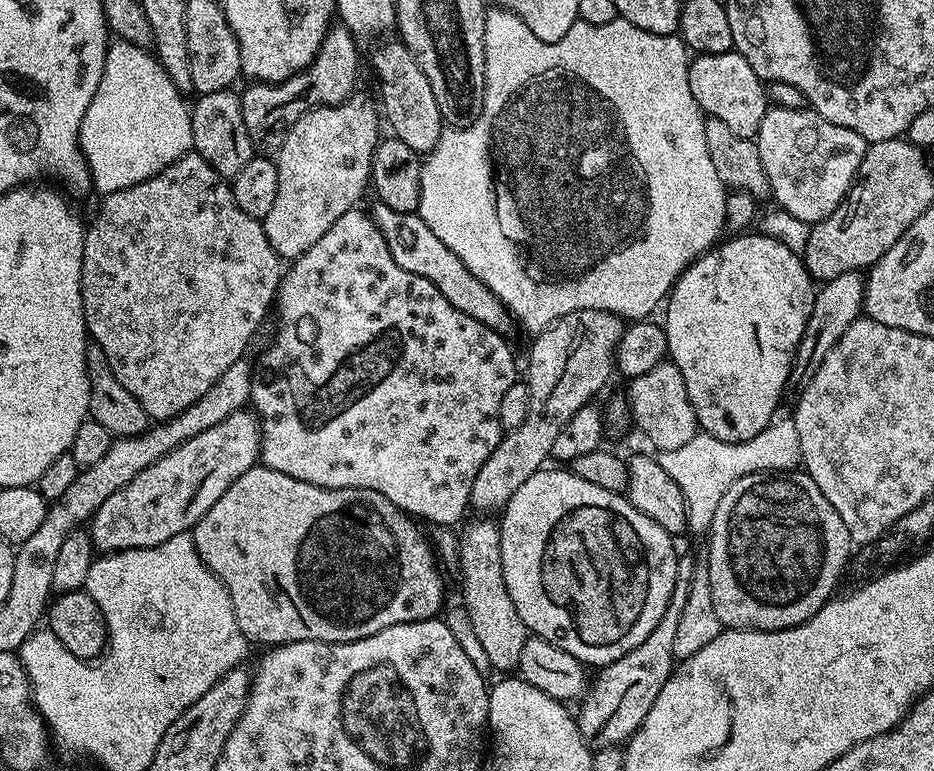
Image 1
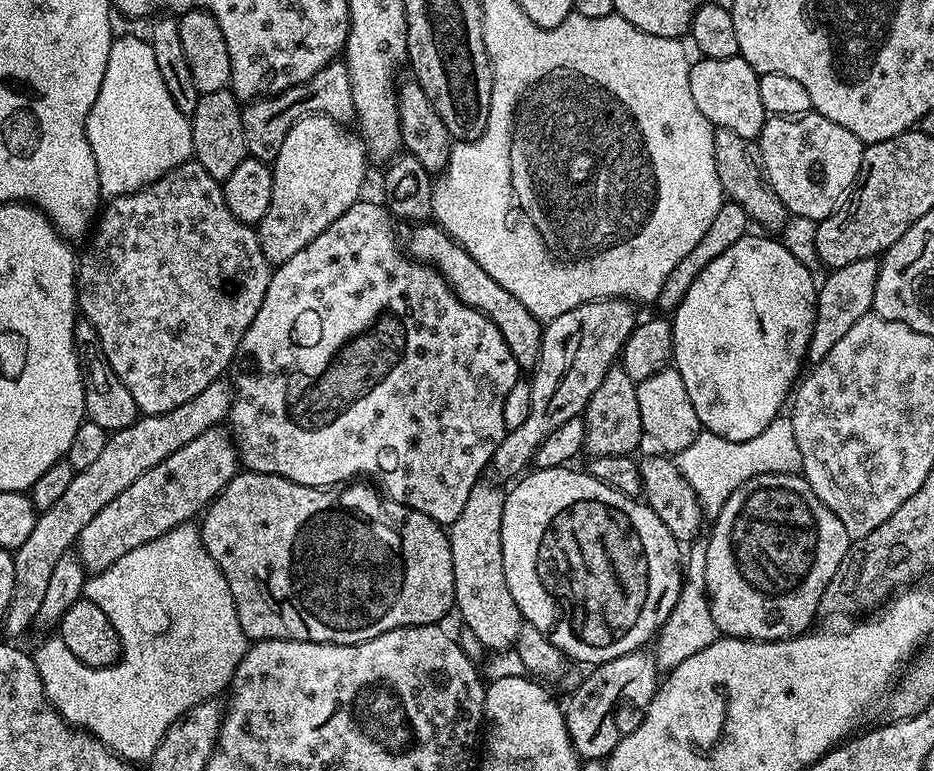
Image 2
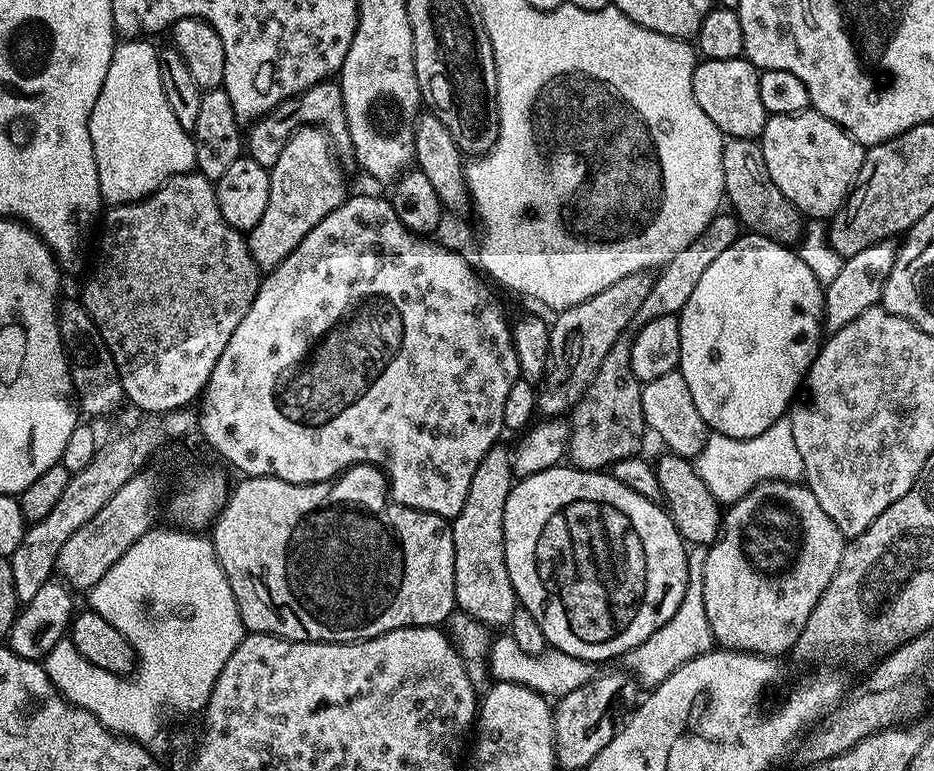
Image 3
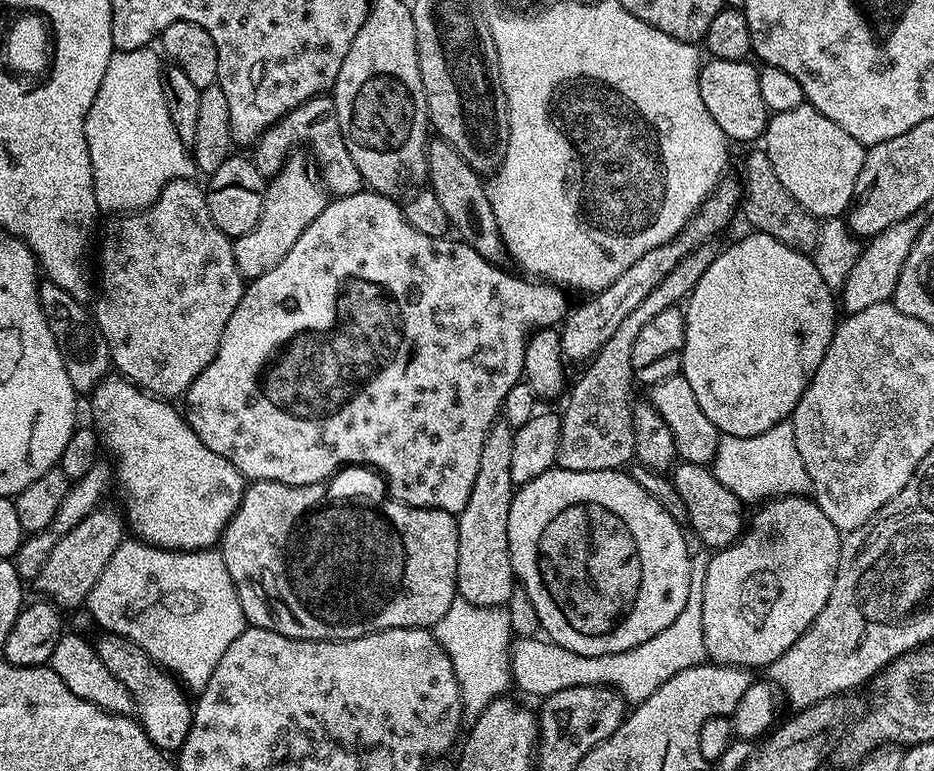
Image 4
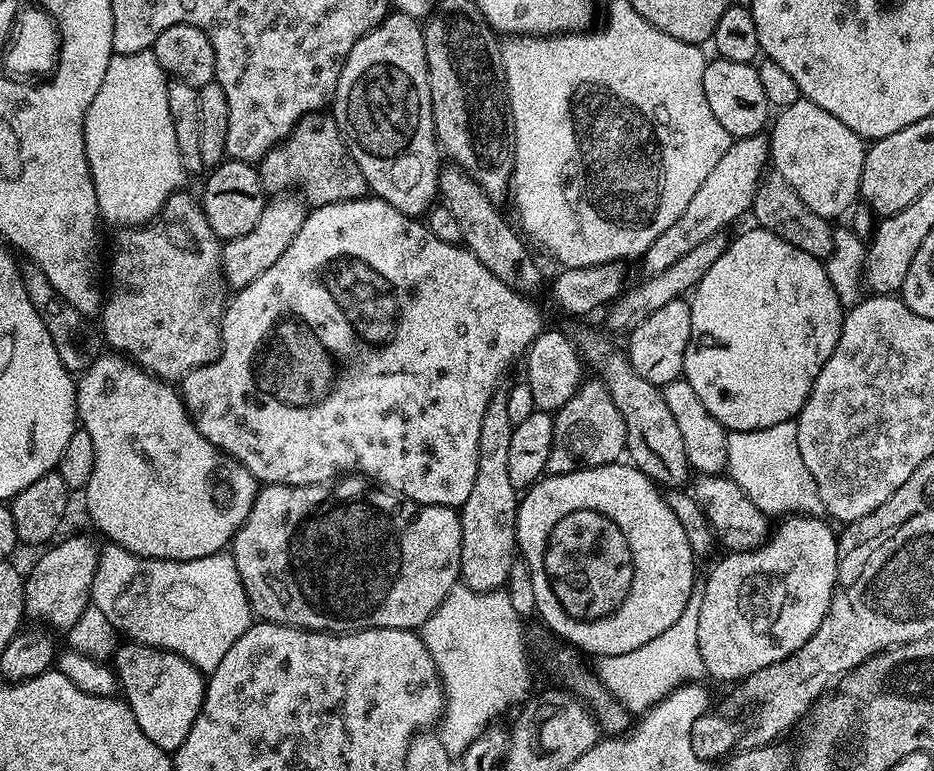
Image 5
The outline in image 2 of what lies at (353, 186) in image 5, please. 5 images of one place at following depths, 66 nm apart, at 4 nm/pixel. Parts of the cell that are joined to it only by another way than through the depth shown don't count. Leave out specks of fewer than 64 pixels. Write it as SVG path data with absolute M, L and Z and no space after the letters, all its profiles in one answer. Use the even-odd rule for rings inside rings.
M337 58L306 82L294 85L276 96L261 96L245 103L242 108L242 130L246 134L248 156L254 160L271 162L278 158L282 142L292 124L304 116L329 116L340 125L347 125L356 115L354 94L350 86L350 70L343 59Z

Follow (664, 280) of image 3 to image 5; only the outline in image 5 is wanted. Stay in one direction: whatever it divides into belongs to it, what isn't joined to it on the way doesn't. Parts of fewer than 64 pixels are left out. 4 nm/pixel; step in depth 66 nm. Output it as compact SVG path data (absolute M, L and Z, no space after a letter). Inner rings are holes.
M599 378L585 379L570 402L554 413L554 442L550 442L550 458L546 458L546 473L550 476L574 474L583 468L597 468L617 463L625 455L626 422L618 414L606 386Z

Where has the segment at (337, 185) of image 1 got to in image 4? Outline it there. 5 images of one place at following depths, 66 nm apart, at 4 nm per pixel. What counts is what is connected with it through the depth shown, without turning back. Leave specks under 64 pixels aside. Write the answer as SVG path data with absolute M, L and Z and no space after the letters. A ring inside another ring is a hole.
M293 154L280 168L277 176L267 181L264 189L264 205L262 218L258 218L258 226L250 230L250 234L242 234L232 240L234 260L238 270L249 281L258 279L266 270L274 270L286 254L290 254L290 246L302 238L302 230L322 214L329 202L330 196L326 191L313 161L304 154Z

